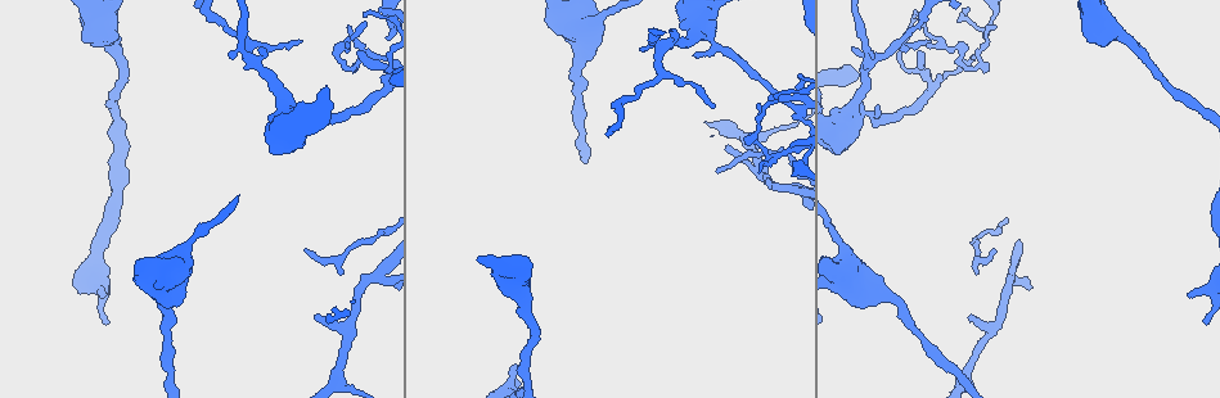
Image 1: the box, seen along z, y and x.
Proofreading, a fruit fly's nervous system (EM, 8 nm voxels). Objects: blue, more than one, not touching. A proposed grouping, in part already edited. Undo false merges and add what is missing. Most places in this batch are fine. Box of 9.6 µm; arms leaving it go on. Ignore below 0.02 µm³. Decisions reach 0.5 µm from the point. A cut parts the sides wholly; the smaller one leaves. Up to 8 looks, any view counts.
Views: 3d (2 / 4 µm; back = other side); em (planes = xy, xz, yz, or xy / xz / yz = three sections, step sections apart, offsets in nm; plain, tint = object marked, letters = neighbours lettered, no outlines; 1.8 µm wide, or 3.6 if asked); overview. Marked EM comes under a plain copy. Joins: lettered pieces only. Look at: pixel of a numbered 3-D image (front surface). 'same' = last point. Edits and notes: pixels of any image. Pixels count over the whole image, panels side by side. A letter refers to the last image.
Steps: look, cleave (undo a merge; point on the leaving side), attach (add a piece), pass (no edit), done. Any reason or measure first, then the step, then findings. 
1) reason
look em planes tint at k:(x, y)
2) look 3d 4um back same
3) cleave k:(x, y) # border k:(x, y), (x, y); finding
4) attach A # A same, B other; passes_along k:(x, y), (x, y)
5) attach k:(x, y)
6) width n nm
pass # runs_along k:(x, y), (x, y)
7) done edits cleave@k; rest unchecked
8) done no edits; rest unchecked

an open end
look em xy step 16 letters at 1:(973, 316)

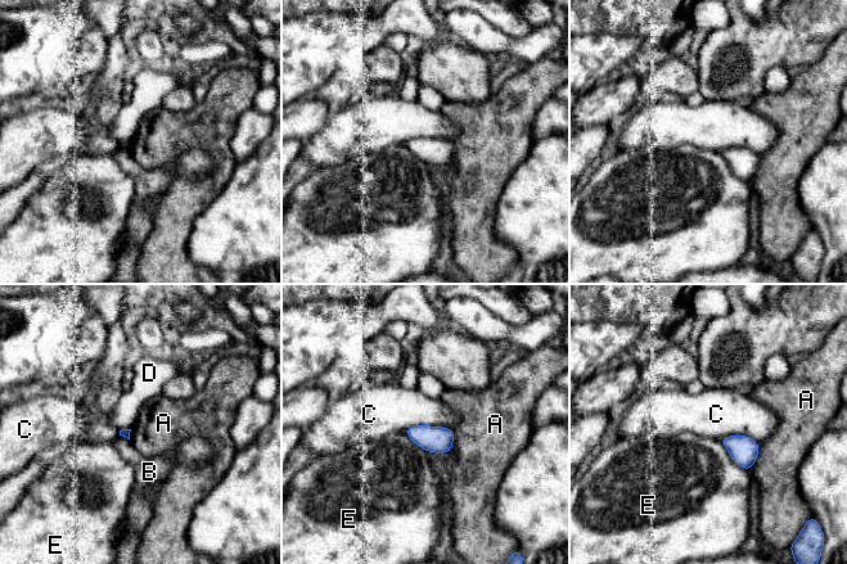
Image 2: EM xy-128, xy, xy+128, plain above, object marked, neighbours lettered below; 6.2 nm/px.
pass # A other, B other, C other, D other, E other; border 2:(451, 428), (410, 425), (404, 432); none of them fits

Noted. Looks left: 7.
arms part here
look em planes letters at 1:(791, 185)

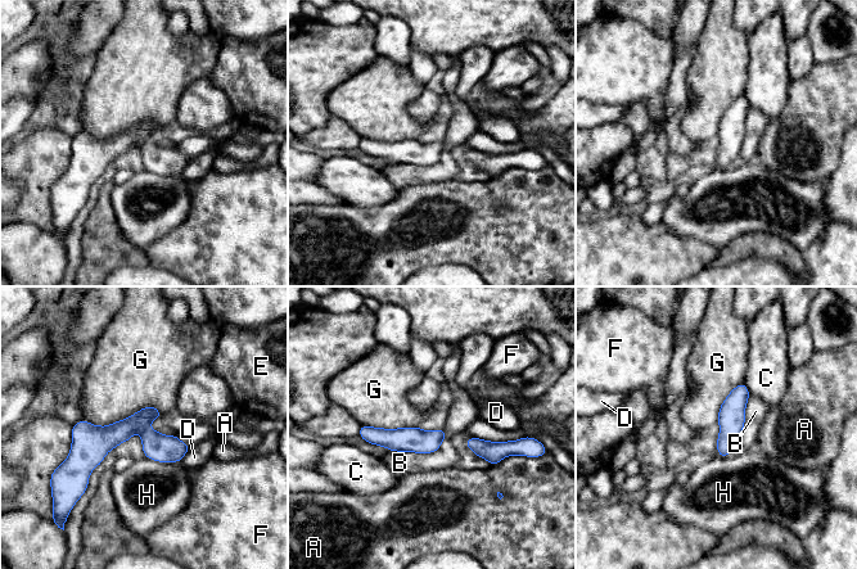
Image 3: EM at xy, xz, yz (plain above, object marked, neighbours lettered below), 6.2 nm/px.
pass # A other, B other, C other, D other, E other, F other, G other, H other; runs_along 3:(185, 447), (123, 429), (72, 457); all the same neuron

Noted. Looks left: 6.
closes a loop
look 3d 2um at 1:(930, 36)

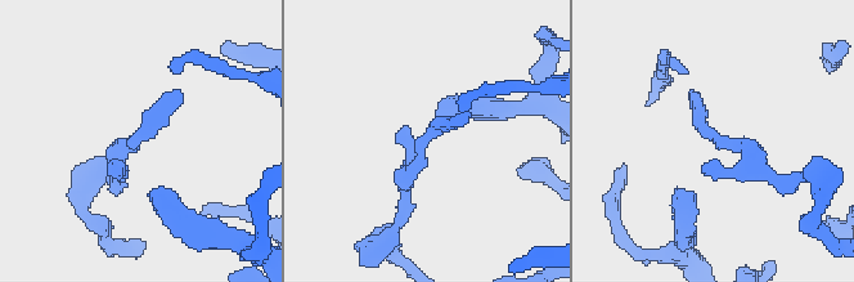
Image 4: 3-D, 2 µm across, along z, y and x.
need the tissue
look em 3.6um yz step 8 letters at 4:(709, 137)

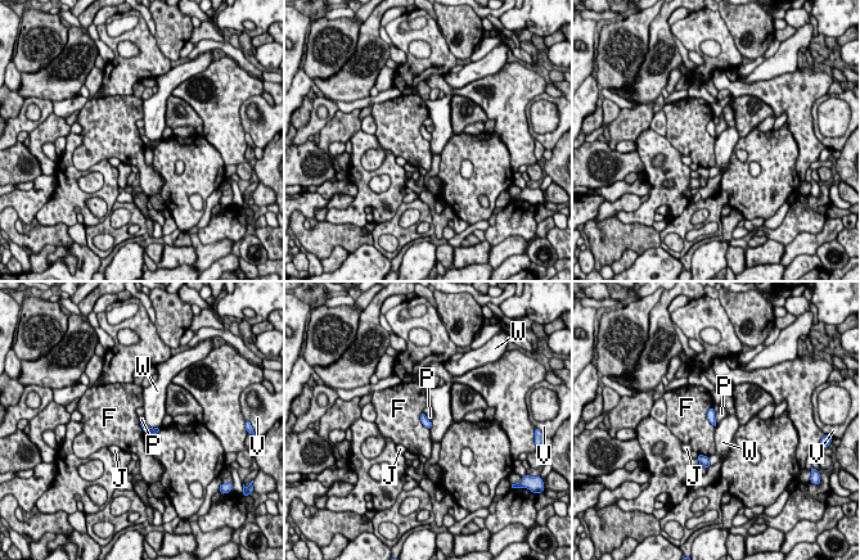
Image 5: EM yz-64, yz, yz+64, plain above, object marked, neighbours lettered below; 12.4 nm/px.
longest_contact F 280 nm
pass # F other, J other, P other, V other, W other; border 5:(711, 406), (707, 419), (715, 427); all the same neuron

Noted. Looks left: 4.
done no edits; rest unchecked

